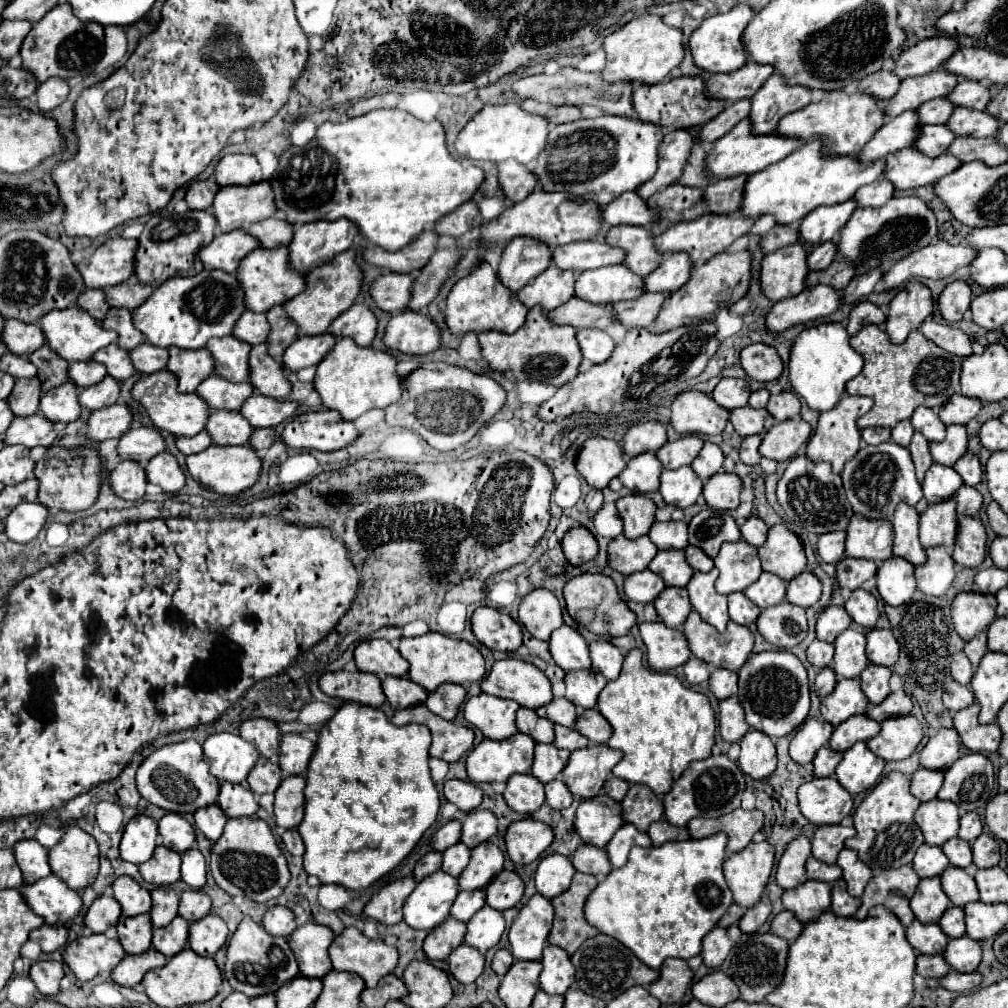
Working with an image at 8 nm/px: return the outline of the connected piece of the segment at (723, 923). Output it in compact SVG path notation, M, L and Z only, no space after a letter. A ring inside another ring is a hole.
M731 904L731 908L727 910L727 914L719 920L719 926L721 926L721 928L729 928L729 926L737 924L737 922L741 920L743 912L745 912L745 908L741 908L739 904Z

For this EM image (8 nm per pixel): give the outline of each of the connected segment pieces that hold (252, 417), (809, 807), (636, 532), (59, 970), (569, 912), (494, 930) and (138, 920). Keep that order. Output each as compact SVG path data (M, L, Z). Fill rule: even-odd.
M251 394L251 398L243 402L239 414L253 428L271 428L293 418L297 408L299 408L297 402L281 402L281 400L265 398L261 394Z
M815 778L799 788L801 814L821 826L839 824L853 810L853 796L835 778Z
M629 494L621 500L617 500L617 510L619 510L619 516L625 522L623 534L633 540L633 538L645 536L649 532L651 524L655 522L657 506L647 496Z
M35 962L29 972L31 980L35 982L37 990L45 996L55 996L59 994L59 982L65 976L63 972L63 962Z
M577 872L571 882L571 888L551 900L555 908L555 920L549 934L549 944L561 946L569 954L573 954L587 938L593 938L597 934L597 928L593 928L583 918L585 900L595 888L597 878L593 878L591 874Z
M483 906L469 922L467 922L467 934L465 944L487 952L489 948L497 946L505 932L505 920L503 914L493 910L491 906Z
M149 914L133 916L133 918L121 918L117 924L119 942L129 954L143 954L151 948L151 934L153 924Z

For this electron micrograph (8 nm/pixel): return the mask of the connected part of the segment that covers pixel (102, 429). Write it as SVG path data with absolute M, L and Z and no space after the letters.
M113 404L109 408L91 412L83 434L91 442L119 438L129 430L129 422L131 422L131 410L125 404Z

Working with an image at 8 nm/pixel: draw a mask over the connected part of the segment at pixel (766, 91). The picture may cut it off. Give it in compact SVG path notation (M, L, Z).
M773 74L767 78L767 82L751 96L751 112L749 112L749 120L753 126L753 134L773 134L777 122L789 114L795 112L803 106L809 104L811 98L811 90L805 86L789 86L779 74Z

